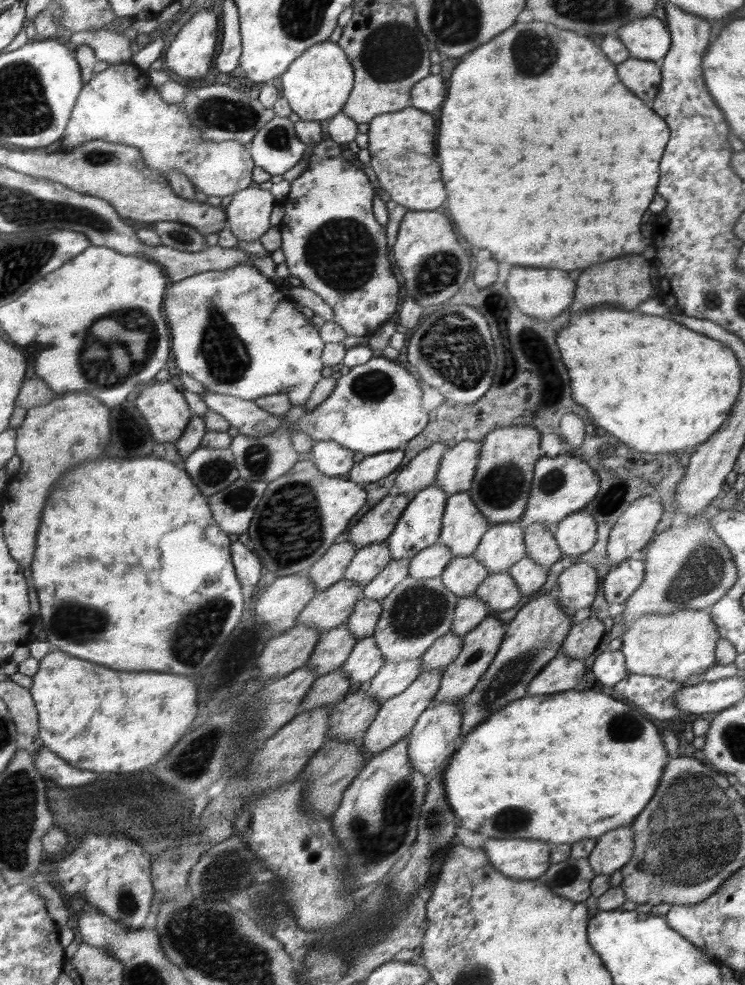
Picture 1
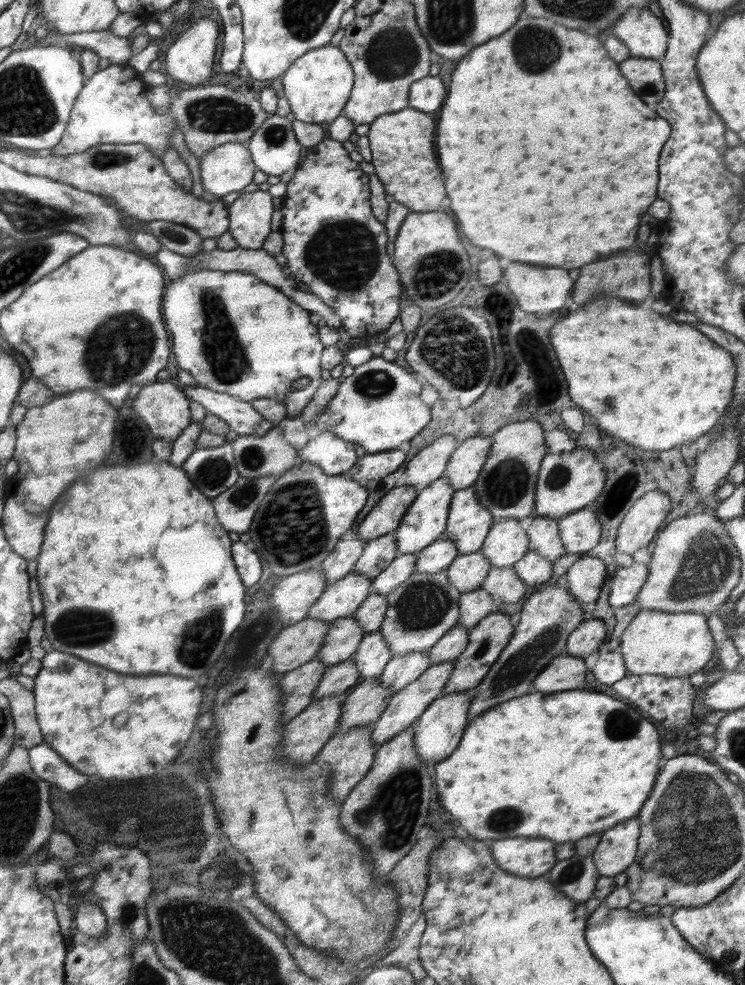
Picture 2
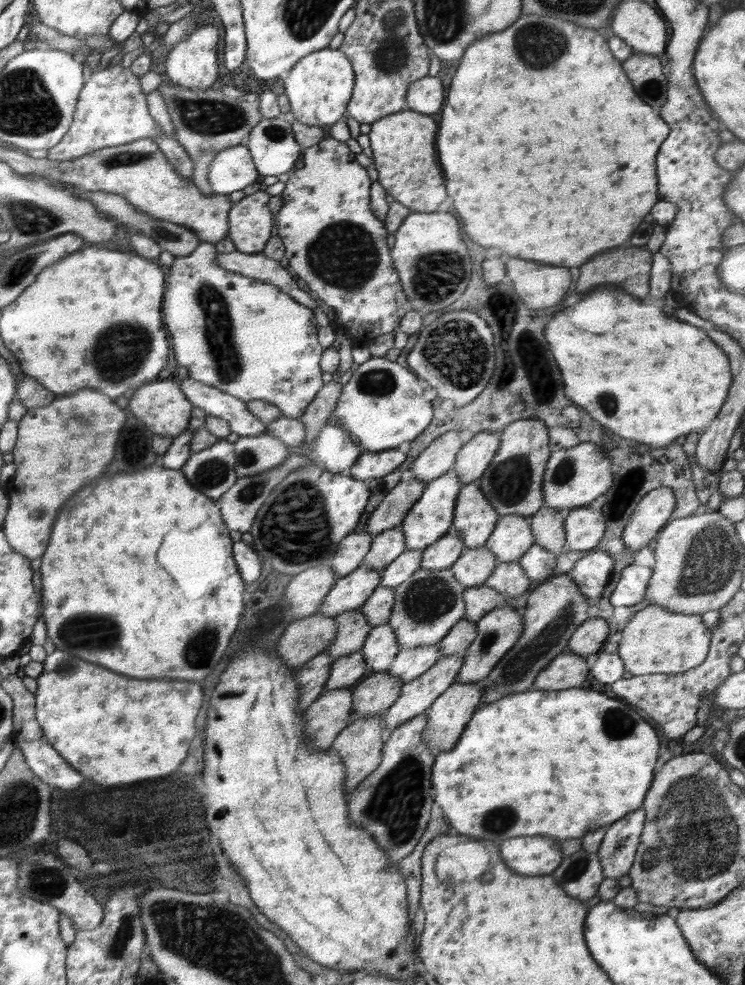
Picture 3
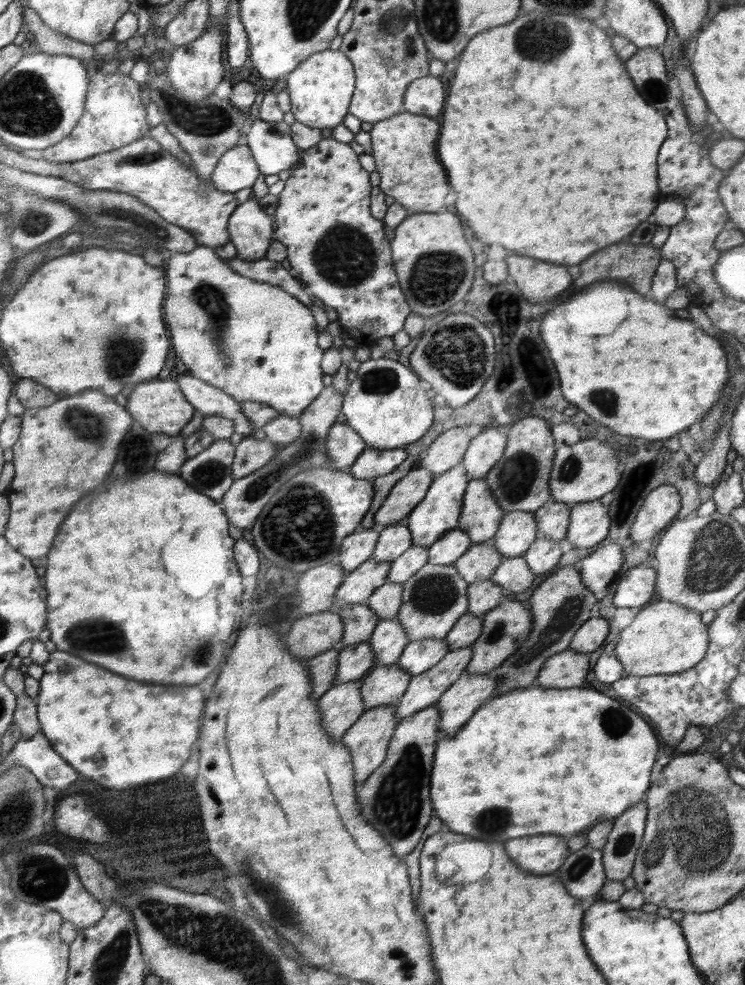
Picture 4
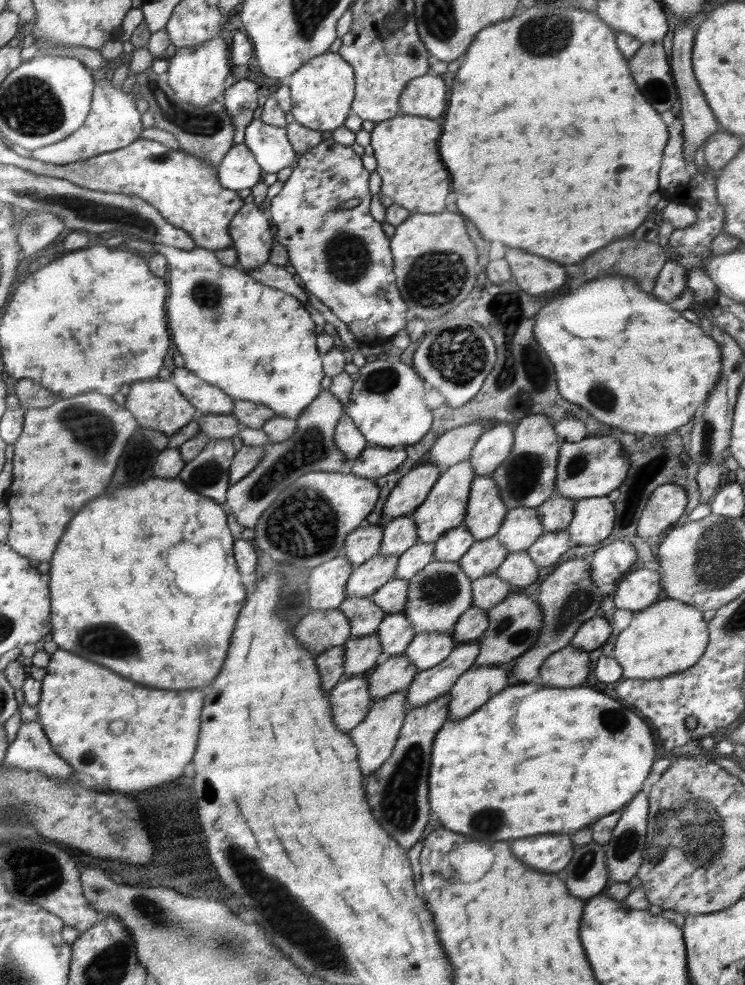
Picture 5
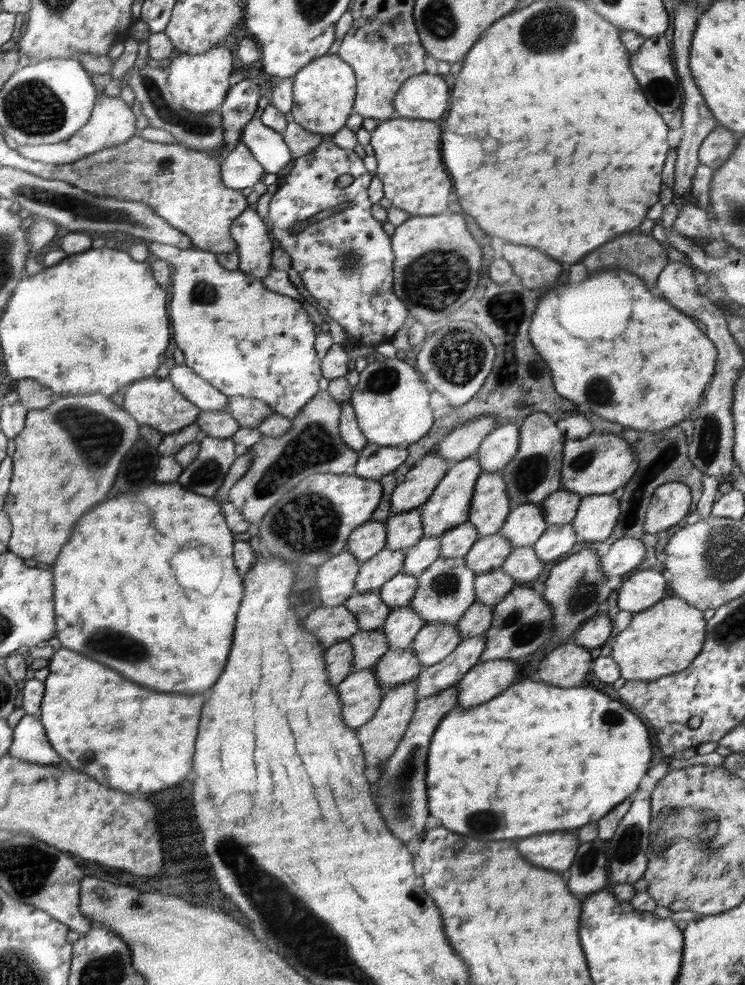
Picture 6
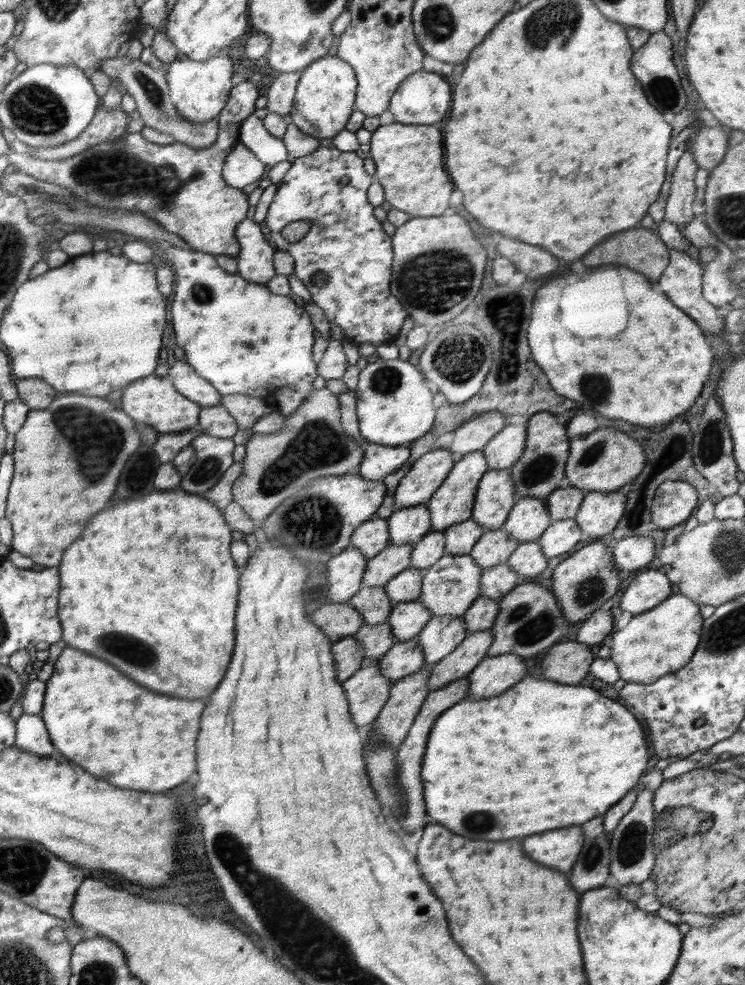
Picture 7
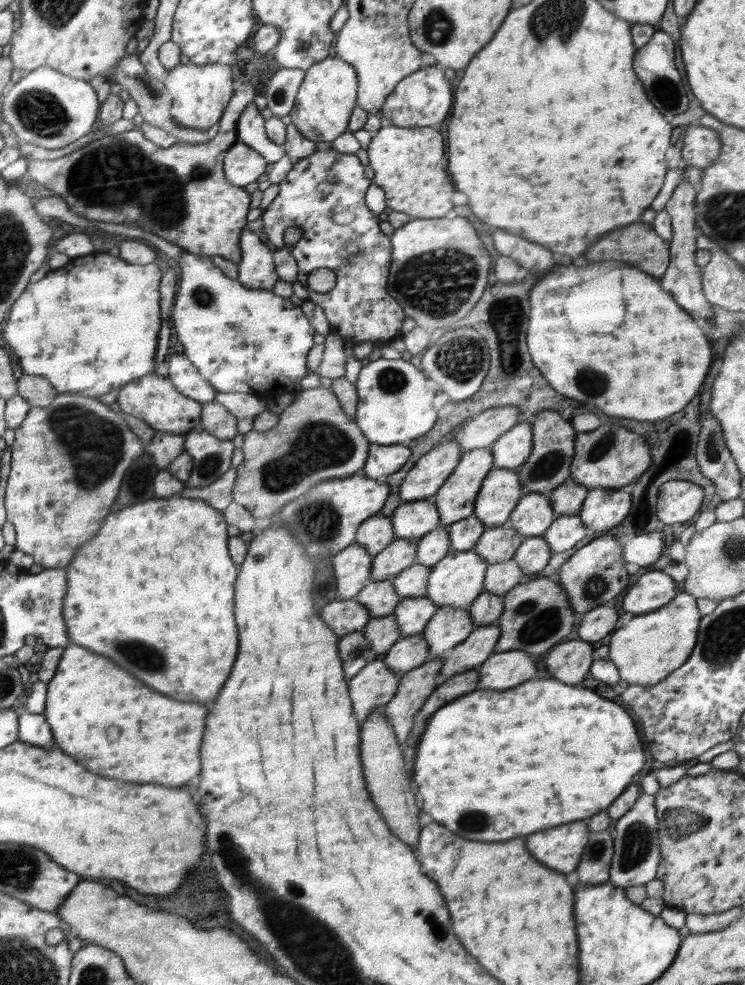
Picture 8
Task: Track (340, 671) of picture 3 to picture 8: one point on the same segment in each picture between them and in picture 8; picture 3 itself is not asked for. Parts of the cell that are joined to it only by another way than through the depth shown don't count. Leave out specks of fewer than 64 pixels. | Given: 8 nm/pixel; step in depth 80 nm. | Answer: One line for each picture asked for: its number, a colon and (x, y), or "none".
4: (355, 661)
5: (361, 653)
6: (369, 646)
7: (377, 639)
8: (382, 633)

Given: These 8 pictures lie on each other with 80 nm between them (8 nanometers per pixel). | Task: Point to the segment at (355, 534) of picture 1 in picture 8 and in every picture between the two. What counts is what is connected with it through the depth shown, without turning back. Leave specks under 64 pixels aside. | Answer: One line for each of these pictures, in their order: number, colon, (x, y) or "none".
2: (386, 516)
3: (390, 513)
4: (407, 493)
5: (414, 488)
6: (418, 484)
7: (421, 482)
8: (429, 474)

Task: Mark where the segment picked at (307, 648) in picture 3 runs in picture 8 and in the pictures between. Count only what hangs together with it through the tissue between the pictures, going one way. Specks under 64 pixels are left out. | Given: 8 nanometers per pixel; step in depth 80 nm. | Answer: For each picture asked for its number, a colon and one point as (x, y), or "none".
4: (311, 635)
5: (320, 630)
6: (331, 625)
7: (341, 620)
8: (343, 616)

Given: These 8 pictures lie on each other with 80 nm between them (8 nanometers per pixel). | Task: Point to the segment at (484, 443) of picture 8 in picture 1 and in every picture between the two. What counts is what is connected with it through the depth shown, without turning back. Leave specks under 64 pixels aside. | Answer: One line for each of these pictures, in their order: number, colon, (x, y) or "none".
1: (420, 472)
2: (429, 464)
3: (437, 459)
4: (447, 450)
5: (454, 446)
6: (462, 443)
7: (472, 437)

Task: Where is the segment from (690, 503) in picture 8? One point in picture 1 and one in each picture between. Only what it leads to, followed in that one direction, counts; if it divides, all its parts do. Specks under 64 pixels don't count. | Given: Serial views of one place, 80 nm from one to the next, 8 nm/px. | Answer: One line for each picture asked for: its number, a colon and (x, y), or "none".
1: (634, 530)
2: (640, 526)
3: (654, 510)
4: (661, 506)
5: (666, 504)
6: (669, 504)
7: (675, 501)

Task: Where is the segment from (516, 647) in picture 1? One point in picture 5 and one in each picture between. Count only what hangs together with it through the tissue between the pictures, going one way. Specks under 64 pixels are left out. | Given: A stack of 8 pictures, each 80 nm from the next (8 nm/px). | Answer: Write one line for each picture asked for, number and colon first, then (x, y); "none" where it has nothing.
2: (549, 615)
3: (556, 608)
4: (561, 604)
5: (569, 598)

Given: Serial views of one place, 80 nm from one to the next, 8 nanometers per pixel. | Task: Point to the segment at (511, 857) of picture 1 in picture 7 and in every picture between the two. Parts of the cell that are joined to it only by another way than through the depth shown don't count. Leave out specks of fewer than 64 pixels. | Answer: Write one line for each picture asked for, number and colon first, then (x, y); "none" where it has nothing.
2: (533, 857)
3: (525, 855)
4: (542, 854)
5: (551, 853)
6: (556, 851)
7: (559, 849)

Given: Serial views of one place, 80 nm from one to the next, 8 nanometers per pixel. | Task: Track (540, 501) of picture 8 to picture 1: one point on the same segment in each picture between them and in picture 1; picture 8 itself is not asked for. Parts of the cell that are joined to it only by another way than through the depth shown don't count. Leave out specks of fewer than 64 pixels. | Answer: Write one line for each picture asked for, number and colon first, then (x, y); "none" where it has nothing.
1: (503, 545)
2: (507, 542)
3: (512, 536)
4: (519, 529)
5: (522, 526)
6: (526, 523)
7: (530, 517)

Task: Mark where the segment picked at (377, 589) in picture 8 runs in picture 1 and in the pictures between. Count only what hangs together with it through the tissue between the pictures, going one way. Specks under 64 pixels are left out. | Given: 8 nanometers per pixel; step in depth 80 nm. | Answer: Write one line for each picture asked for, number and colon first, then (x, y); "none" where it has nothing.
1: (333, 649)
2: (345, 635)
3: (353, 627)
4: (359, 620)
5: (365, 617)
6: (371, 613)
7: (375, 606)

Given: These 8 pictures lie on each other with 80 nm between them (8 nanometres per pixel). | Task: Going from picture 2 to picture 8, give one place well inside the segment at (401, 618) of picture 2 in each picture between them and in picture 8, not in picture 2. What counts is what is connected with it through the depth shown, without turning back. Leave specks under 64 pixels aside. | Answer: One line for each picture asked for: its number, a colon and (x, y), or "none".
3: (430, 603)
4: (433, 600)
5: (440, 593)
6: (446, 589)
7: (452, 584)
8: (457, 580)

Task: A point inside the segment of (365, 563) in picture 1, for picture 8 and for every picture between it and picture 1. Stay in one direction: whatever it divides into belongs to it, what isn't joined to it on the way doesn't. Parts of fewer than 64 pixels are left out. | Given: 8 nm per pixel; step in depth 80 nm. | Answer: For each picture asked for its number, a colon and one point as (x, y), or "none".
2: (379, 553)
3: (388, 545)
4: (394, 540)
5: (400, 534)
6: (405, 529)
7: (408, 525)
8: (412, 520)

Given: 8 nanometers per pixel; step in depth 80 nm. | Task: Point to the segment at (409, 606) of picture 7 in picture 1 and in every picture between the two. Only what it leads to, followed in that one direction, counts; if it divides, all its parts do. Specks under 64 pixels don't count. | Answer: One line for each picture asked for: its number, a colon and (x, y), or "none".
1: (363, 663)
2: (373, 654)
3: (381, 647)
4: (388, 641)
5: (395, 634)
6: (403, 624)

